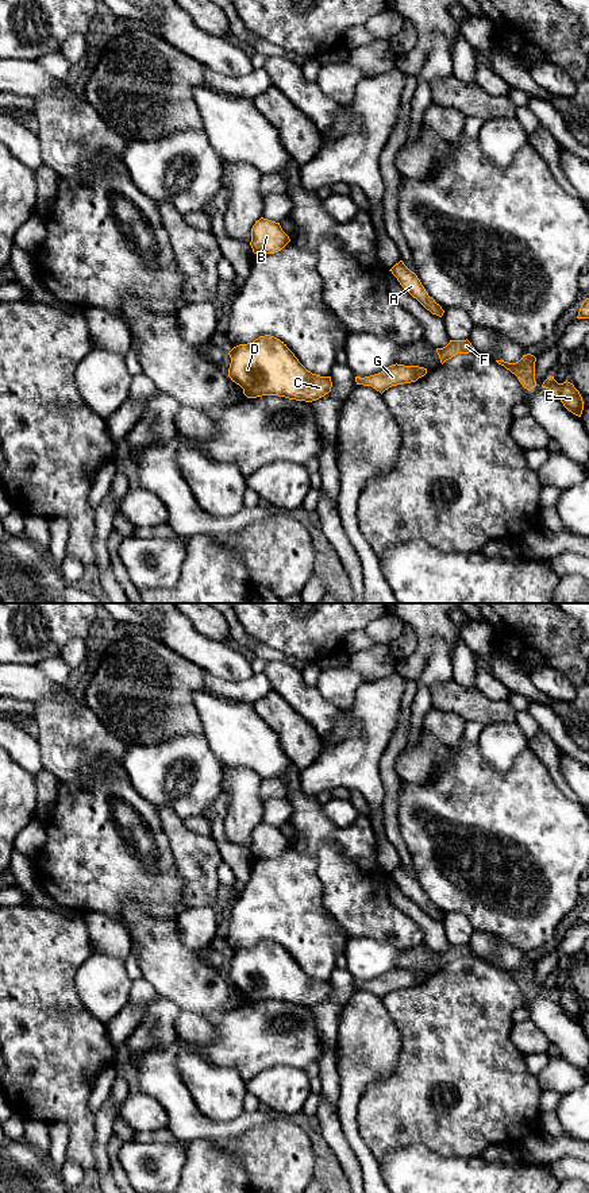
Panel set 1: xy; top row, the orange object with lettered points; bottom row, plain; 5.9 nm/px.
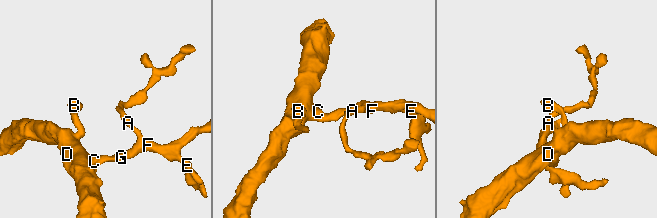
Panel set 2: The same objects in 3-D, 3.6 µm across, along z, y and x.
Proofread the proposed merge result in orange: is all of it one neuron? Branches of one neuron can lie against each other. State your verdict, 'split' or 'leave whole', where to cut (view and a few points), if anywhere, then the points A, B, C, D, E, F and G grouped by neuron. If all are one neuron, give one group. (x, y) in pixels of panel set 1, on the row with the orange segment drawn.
leave whole | no cut | A B C D E F G

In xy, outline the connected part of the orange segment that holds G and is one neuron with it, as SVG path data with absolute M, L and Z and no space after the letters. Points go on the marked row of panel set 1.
M392 364L381 372L359 378L355 377L357 385L372 386L381 394L392 386L416 382L427 374L427 368L419 366Z

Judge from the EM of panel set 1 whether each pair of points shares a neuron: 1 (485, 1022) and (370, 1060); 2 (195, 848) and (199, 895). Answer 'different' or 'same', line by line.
1: different
2: same

